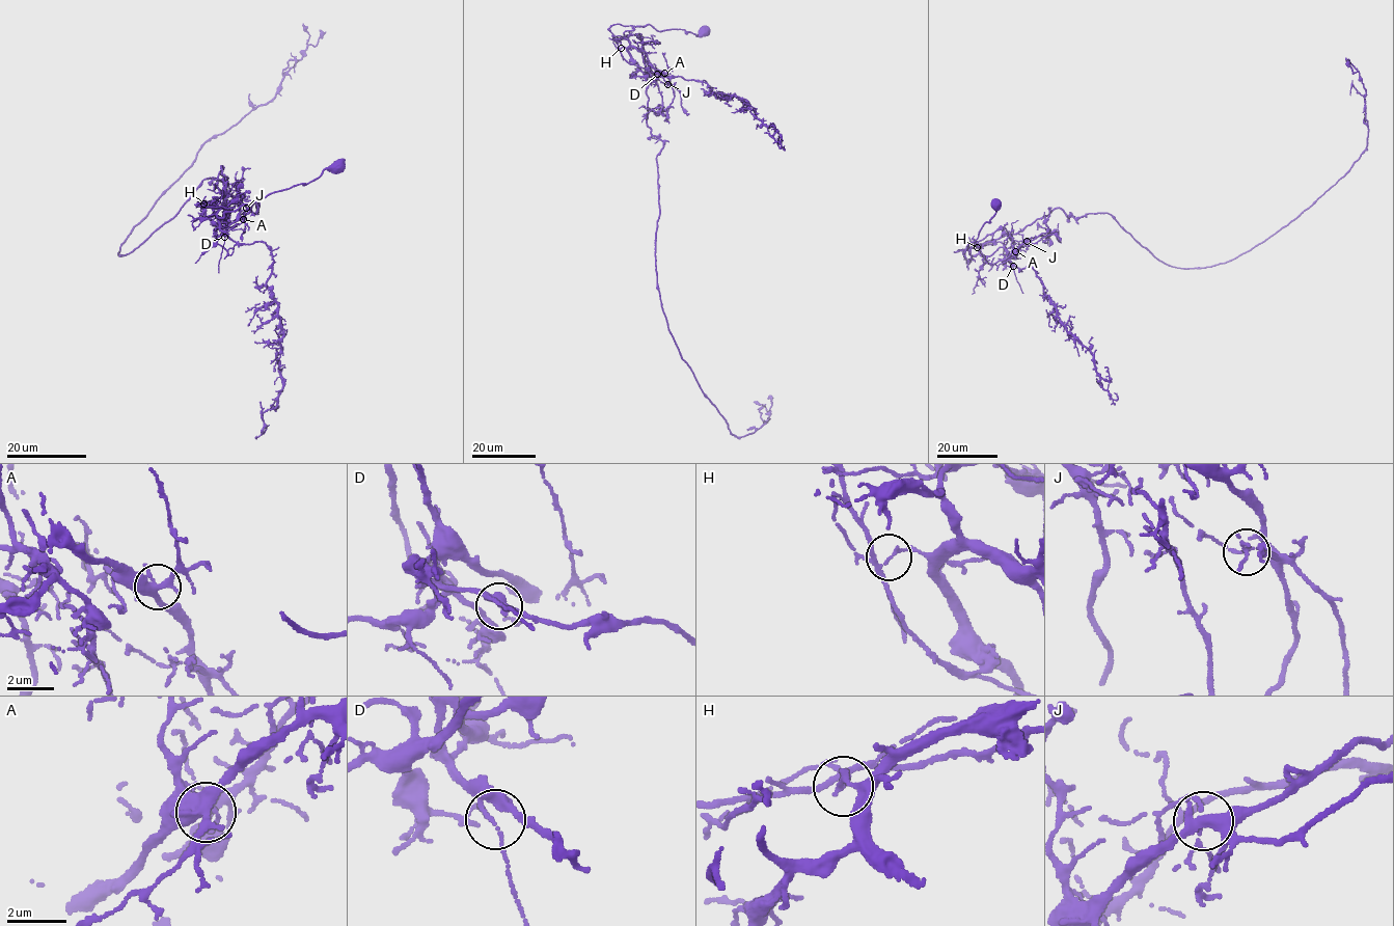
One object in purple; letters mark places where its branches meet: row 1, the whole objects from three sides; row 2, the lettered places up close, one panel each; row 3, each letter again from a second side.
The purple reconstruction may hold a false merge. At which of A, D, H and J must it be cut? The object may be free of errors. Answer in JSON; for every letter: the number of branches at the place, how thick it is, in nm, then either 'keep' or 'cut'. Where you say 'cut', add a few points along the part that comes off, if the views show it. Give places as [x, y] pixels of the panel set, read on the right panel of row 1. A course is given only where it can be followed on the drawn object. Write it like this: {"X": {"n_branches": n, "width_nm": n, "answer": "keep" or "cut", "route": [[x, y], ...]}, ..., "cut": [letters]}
{"A": {"n_branches": 3, "width_nm": 420, "answer": "keep"}, "D": {"n_branches": 2, "width_nm": 100, "answer": "keep"}, "H": {"n_branches": 3, "width_nm": 110, "answer": "cut", "route": [[978, 247], [1000, 241], [1015, 266], [1030, 264], [1059, 323], [1091, 352], [1103, 388], [1115, 400], [1114, 392]]}, "J": {"n_branches": 5, "width_nm": 130, "answer": "keep"}, "cut": ["H"]}

